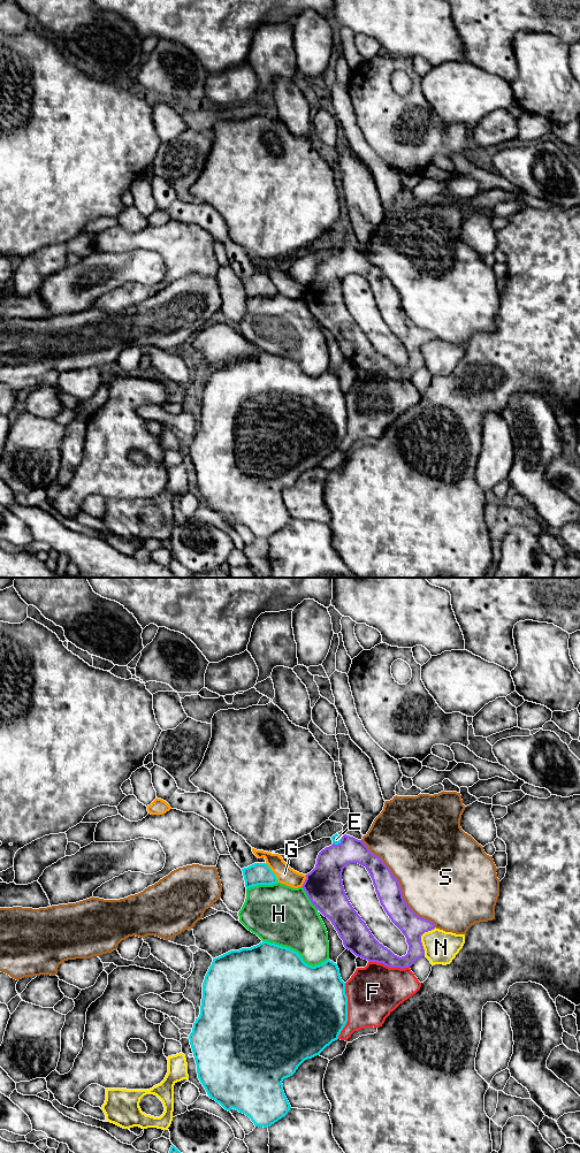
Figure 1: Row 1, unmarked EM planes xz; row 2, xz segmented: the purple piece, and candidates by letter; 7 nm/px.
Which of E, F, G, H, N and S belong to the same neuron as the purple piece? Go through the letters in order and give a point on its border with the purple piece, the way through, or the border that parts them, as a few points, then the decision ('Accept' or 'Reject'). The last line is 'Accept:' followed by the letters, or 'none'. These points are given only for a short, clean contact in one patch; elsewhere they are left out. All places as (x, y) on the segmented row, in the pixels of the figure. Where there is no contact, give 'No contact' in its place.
E: Touches purple at xz (338, 844). Reject
F: Touches purple at xz (389, 967). Reject
G: Touches purple at xz (305, 880). Boundary: xz (306, 875), (300, 886). Reject
H: Touches purple at xz (308, 898). Reject
N: Touches purple at xz (420, 939). Reject
S: Touches purple at xz (399, 886). Reject
Accept: none

